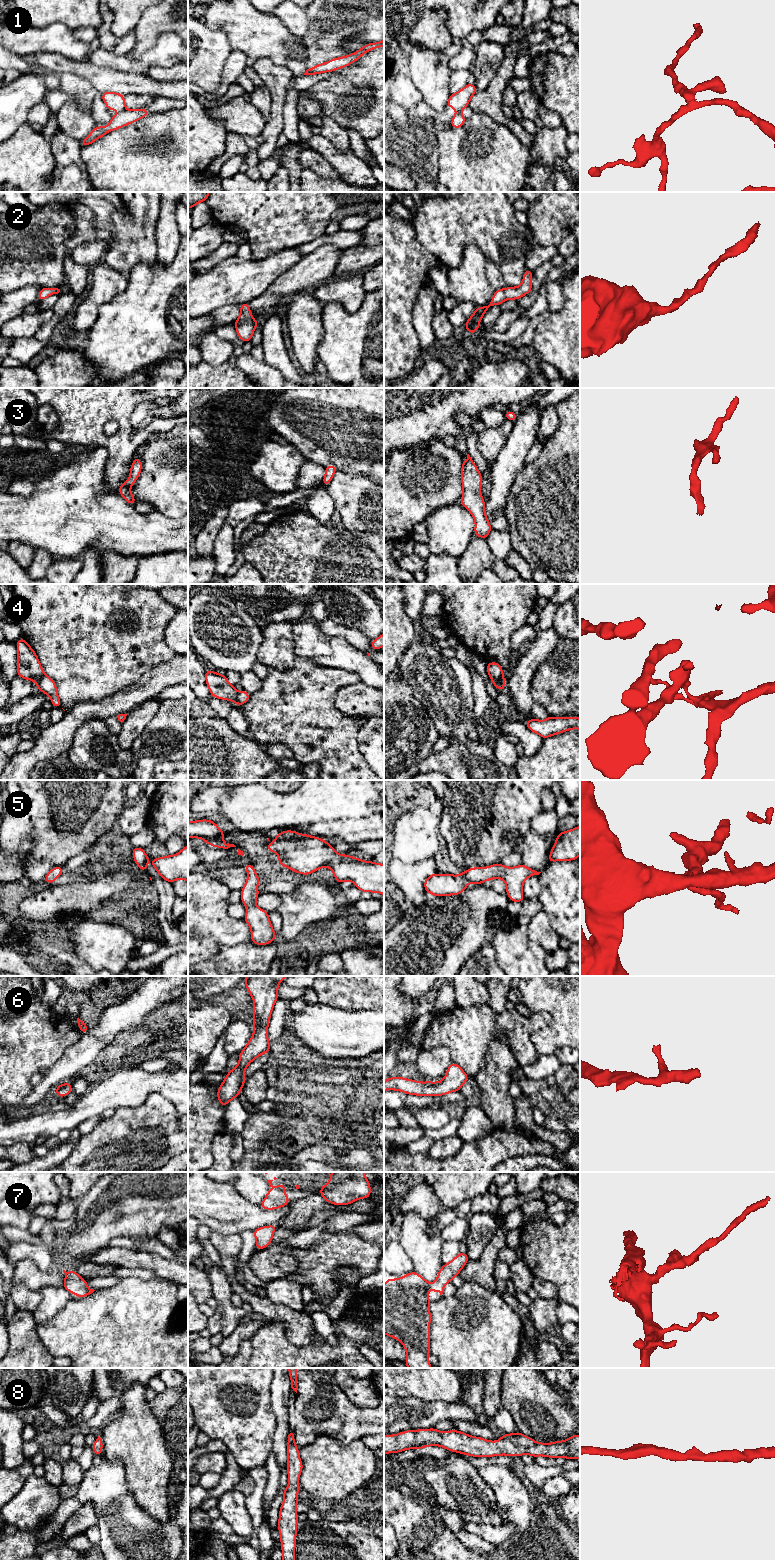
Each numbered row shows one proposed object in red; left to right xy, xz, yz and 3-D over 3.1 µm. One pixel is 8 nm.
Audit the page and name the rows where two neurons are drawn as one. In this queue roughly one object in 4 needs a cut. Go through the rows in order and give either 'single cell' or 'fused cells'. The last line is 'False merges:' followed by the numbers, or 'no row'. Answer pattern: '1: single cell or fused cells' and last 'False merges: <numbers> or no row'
1: fused cells
2: single cell
3: single cell
4: fused cells
5: single cell
6: single cell
7: single cell
8: single cell
False merges: 1, 4

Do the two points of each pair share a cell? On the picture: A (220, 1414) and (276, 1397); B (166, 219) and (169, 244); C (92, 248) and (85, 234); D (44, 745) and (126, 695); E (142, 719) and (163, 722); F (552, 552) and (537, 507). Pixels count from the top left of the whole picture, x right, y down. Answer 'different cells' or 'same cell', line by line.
A: different cells
B: same cell
C: different cells
D: same cell
E: different cells
F: same cell

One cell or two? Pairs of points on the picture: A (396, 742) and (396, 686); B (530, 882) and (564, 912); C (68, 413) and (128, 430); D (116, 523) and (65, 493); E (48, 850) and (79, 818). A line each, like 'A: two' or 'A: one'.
A: one
B: two
C: one
D: one
E: one

